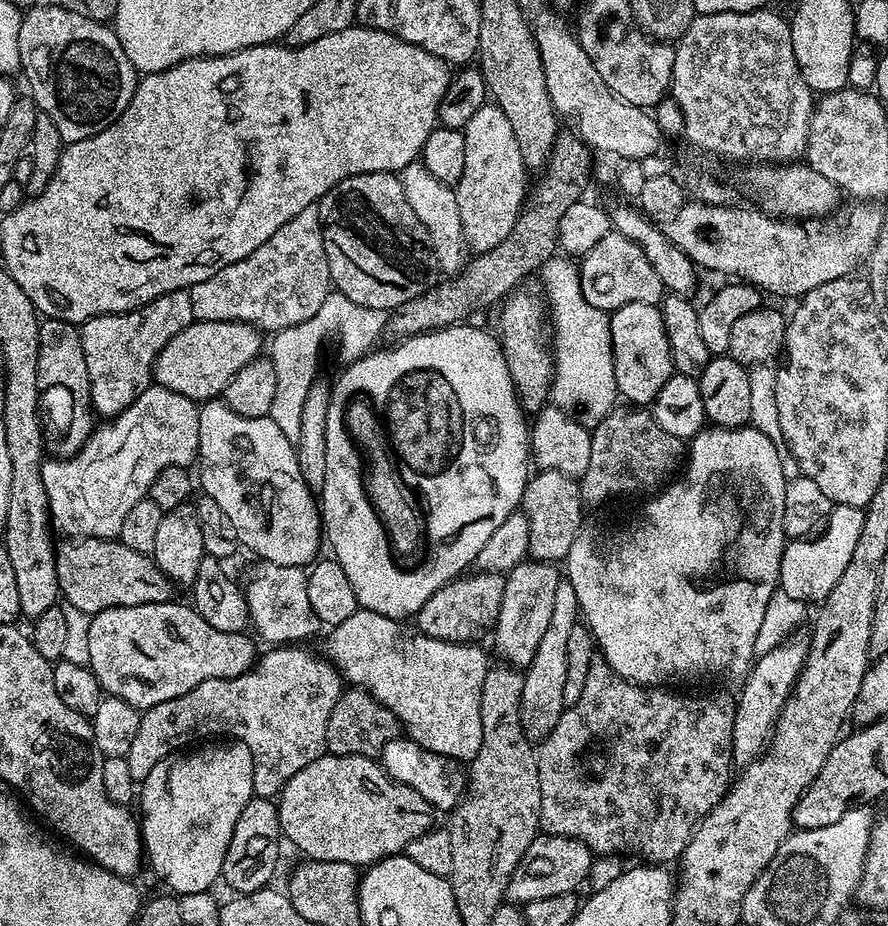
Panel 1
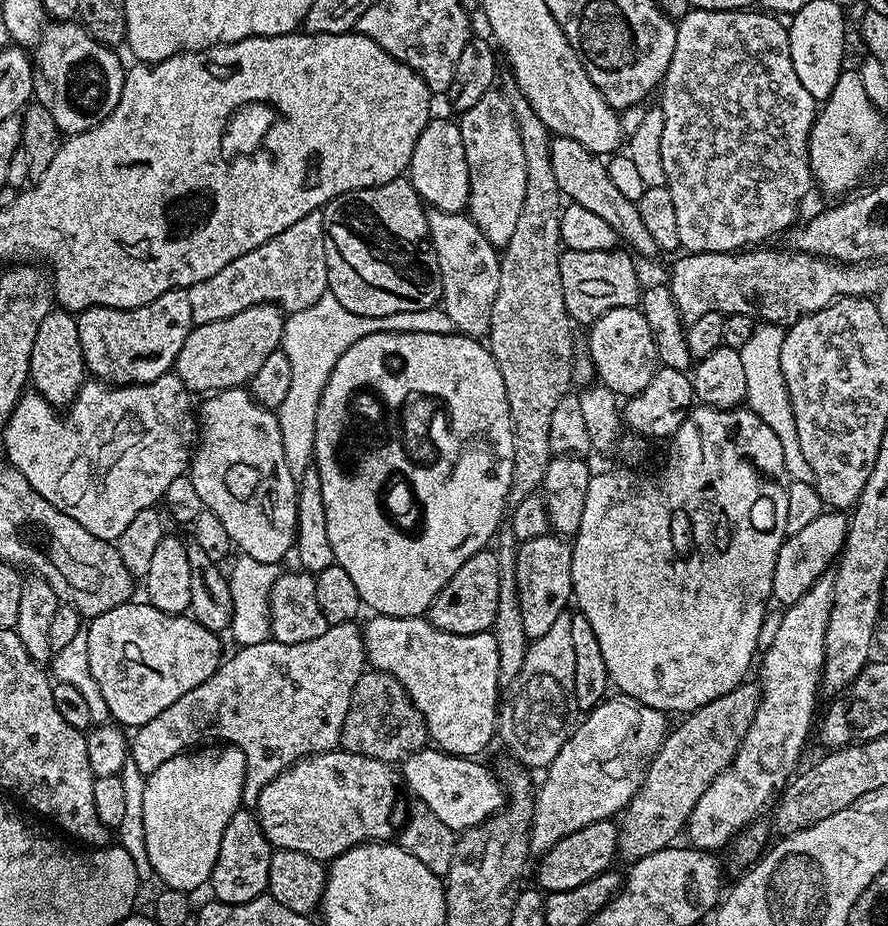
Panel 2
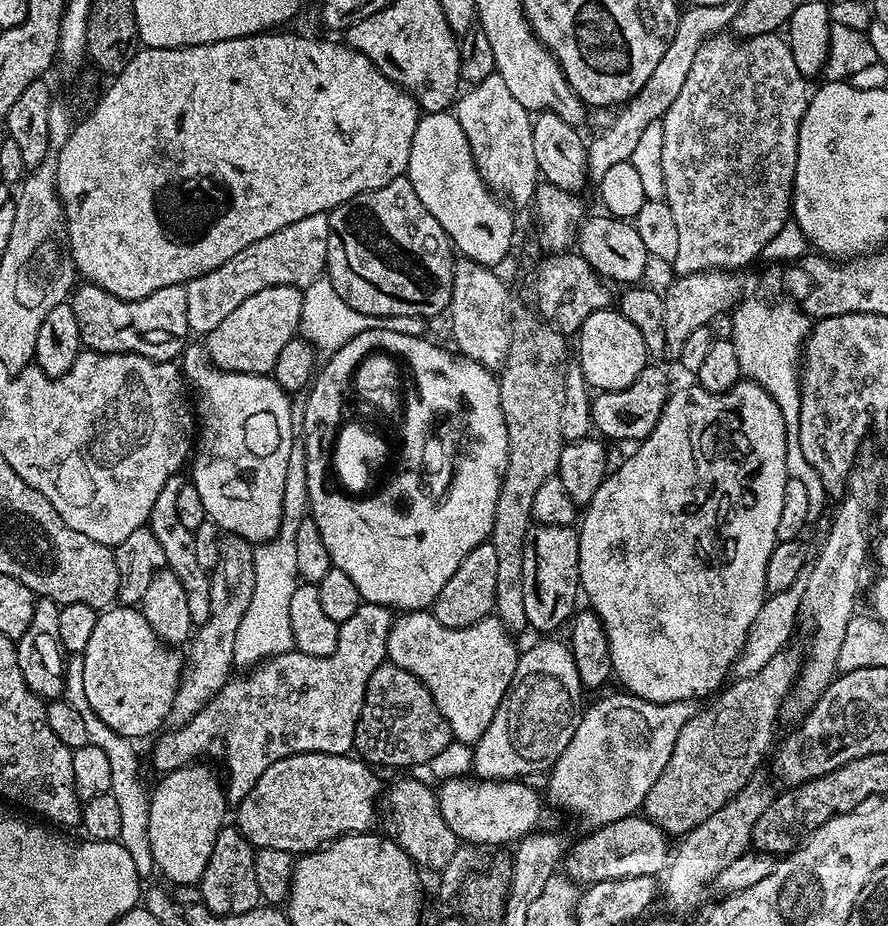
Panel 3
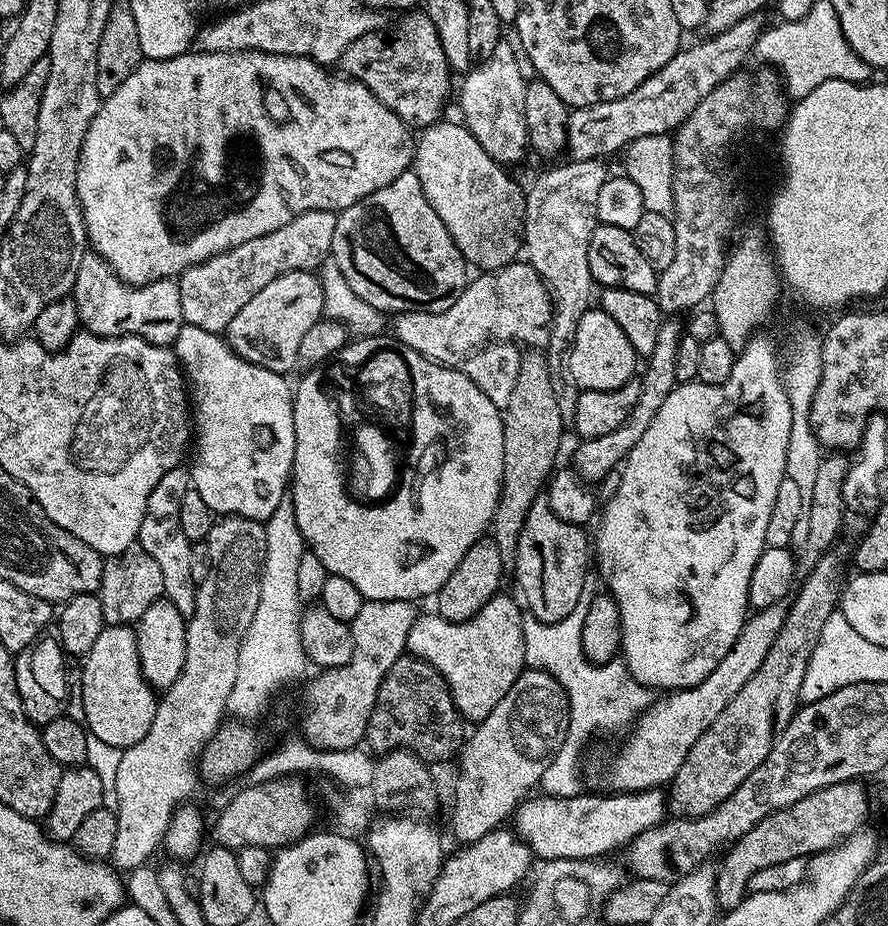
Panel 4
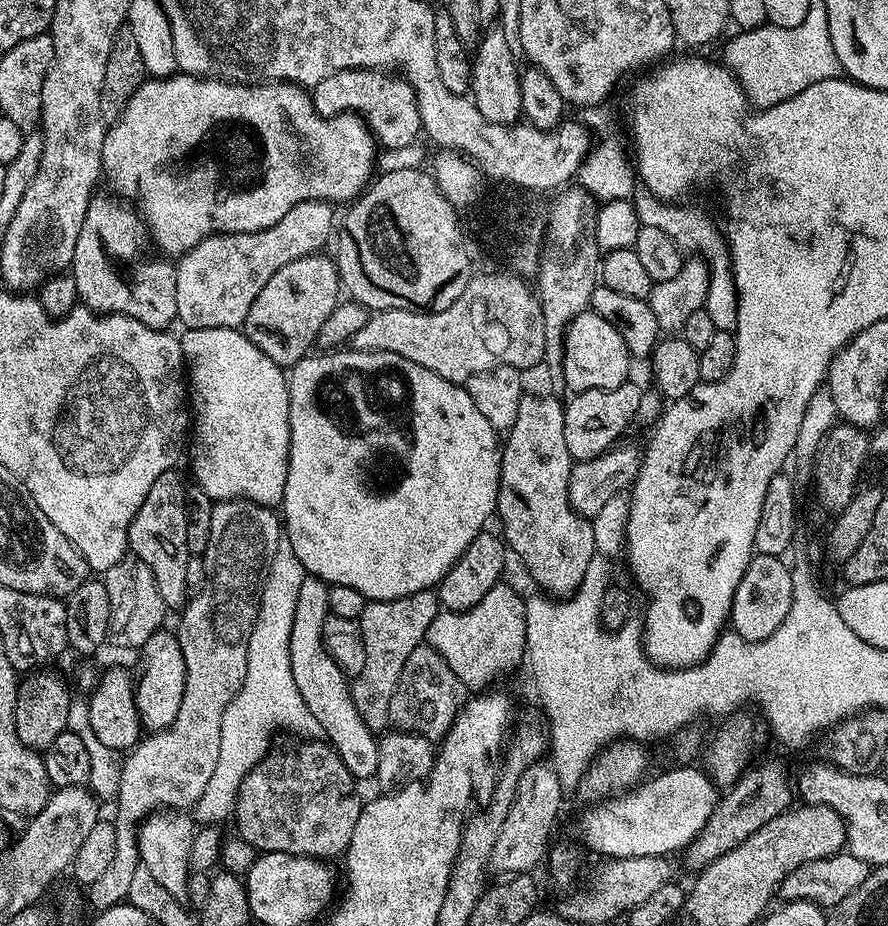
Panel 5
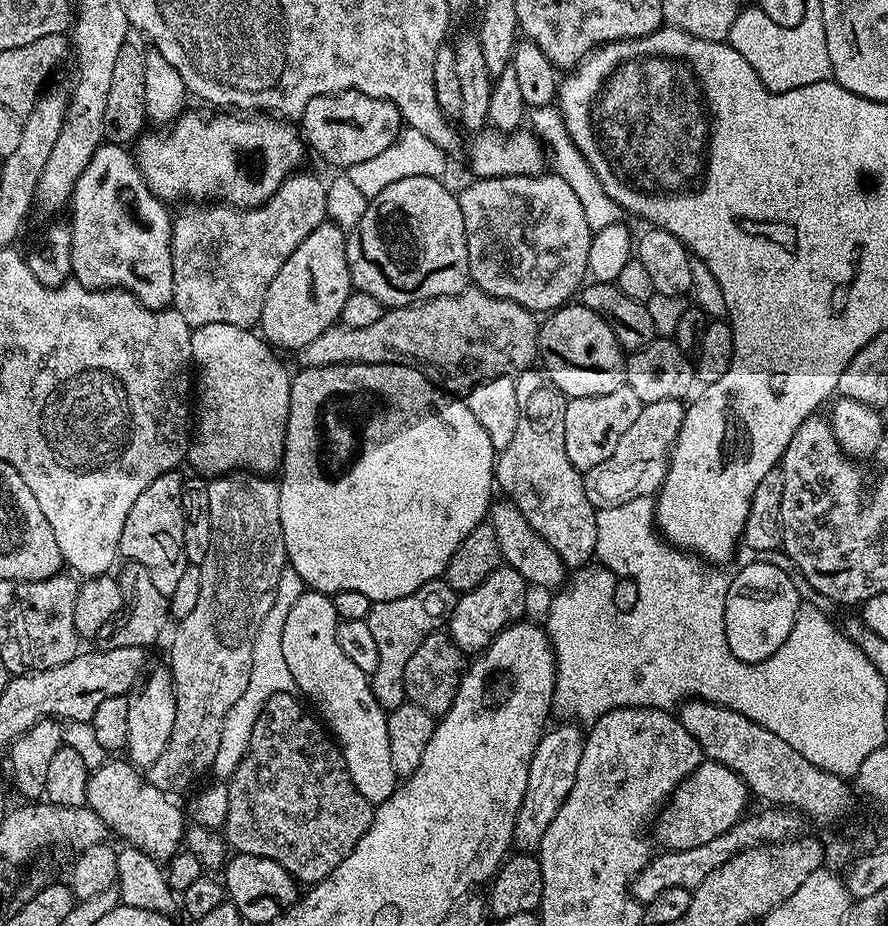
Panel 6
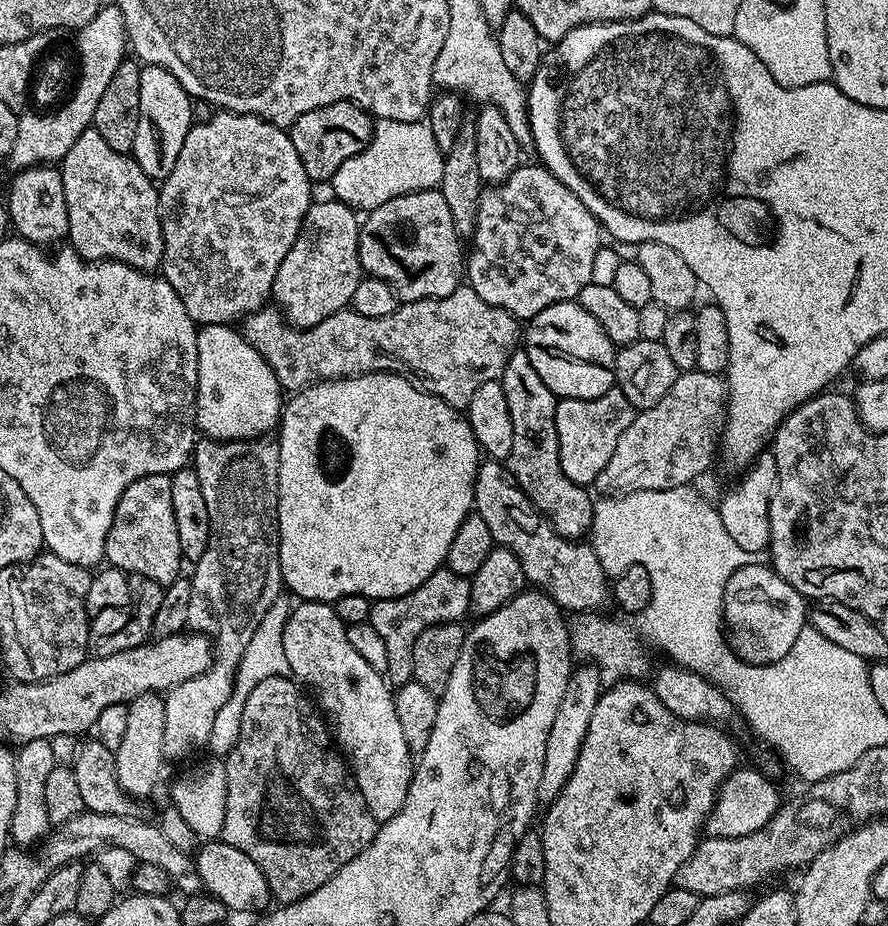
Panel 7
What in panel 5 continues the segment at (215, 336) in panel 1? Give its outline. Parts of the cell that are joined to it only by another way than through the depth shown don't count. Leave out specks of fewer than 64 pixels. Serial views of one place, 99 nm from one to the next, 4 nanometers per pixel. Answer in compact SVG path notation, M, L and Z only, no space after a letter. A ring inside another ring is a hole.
M324 255L298 258L282 266L282 270L262 286L258 298L254 298L254 306L250 306L250 314L246 314L244 319L244 336L250 338L266 358L285 370L313 351L322 322L326 322L337 304L341 303L340 271L336 268L335 259Z

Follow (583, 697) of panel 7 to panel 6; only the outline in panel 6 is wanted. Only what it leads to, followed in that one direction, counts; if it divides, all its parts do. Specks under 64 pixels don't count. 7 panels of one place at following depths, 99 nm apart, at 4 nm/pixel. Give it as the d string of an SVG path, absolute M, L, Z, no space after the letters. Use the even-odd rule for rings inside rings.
M560 723L564 724L558 725L557 728L549 727L545 731L530 758L530 778L526 778L526 796L522 798L522 806L518 810L512 835L513 845L524 854L532 854L539 849L546 829L550 822L554 822L554 814L562 810L562 802L566 802L566 794L570 794L570 786L574 786L578 762L582 762L585 733L579 732L575 723Z

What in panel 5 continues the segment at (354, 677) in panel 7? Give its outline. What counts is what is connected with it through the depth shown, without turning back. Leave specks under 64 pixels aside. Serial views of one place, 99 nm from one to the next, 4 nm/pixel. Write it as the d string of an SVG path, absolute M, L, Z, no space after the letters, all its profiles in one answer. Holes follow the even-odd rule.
M305 575L294 606L294 626L290 626L290 670L294 674L298 694L302 694L302 702L306 702L306 710L318 718L327 743L335 748L342 762L346 762L346 770L350 770L357 781L371 781L378 770L380 746L377 737L358 714L349 677L345 676L338 662L330 658L322 642L322 626L330 615L328 589L329 585L316 576Z

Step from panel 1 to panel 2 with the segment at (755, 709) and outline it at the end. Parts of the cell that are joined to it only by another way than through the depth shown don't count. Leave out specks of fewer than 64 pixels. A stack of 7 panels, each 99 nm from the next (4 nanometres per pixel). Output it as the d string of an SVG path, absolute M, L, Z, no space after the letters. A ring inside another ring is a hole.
M825 574L798 598L798 602L783 609L774 640L758 660L760 701L753 722L729 767L714 778L688 818L686 836L688 834L687 843L691 847L715 853L728 835L731 837L737 830L753 823L759 817L756 815L768 803L771 805L781 789L793 779L804 742L814 728L812 714L816 708L816 691L819 693L822 688L824 643L833 594L832 576Z

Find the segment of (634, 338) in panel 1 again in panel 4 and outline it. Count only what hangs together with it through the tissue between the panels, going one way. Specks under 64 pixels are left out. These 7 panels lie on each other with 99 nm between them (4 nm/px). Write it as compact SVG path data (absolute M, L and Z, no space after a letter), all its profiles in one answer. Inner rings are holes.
M589 307L578 322L578 330L574 334L574 342L568 350L568 375L572 377L577 388L590 390L614 390L626 381L633 379L638 357L634 346L622 334L618 322L610 318L600 307Z

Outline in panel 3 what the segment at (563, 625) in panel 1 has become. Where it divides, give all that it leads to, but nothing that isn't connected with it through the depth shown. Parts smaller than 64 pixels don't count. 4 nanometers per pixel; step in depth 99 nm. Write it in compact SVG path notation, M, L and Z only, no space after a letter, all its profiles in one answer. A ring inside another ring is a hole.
M540 638L533 648L520 652L512 684L496 720L486 726L486 734L474 746L472 768L479 779L518 780L532 778L528 776L535 772L547 773L562 750L570 746L582 715L585 693L578 678L578 666L574 666L572 649L563 639L552 639L556 638Z

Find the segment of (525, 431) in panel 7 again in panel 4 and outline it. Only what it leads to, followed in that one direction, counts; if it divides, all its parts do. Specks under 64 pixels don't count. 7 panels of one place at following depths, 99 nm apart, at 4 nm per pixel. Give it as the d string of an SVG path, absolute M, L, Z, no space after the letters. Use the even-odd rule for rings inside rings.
M544 498L536 500L526 514L516 547L514 571L527 611L539 613L547 623L558 622L574 610L582 596L585 581L589 579L590 536L588 540L584 531L581 525L562 522Z

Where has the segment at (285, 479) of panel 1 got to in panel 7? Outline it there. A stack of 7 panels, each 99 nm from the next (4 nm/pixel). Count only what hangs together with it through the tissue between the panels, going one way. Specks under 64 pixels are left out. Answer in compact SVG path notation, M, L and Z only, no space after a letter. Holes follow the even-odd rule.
M206 324L197 331L198 338L198 386L196 387L196 427L207 439L210 440L255 440L264 438L269 435L268 431L275 429L280 423L280 414L282 411L282 389L278 378L274 374L274 370L270 370L270 366L266 362L266 358L262 358L262 354L258 354L258 350L254 350L254 346L250 346L250 342L244 337L243 331L237 330L232 324Z

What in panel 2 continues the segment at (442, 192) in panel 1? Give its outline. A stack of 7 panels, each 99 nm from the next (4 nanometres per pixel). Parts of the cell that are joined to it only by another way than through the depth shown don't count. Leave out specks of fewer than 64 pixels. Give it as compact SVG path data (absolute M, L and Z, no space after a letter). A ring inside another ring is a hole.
M432 210L428 212L428 238L434 246L442 274L442 307L450 314L453 329L461 336L487 337L494 298L498 294L501 253L482 235L472 217L458 210Z

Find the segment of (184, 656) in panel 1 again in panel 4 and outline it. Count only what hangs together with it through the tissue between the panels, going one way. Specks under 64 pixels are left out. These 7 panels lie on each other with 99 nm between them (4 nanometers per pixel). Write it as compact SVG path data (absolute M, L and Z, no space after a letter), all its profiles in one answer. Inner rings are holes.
M123 624L107 625L102 634L98 634L94 646L90 646L90 650L83 656L82 664L84 669L80 672L78 694L82 698L83 723L88 731L93 732L97 738L102 738L102 742L121 750L134 746L134 742L142 742L150 730L150 722L154 722L158 696L142 674L135 631Z

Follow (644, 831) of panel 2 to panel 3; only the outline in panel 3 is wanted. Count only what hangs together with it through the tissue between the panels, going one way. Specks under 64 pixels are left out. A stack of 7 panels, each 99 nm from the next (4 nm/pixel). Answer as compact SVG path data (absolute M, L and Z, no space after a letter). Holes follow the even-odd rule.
M784 649L770 658L757 674L737 677L713 697L710 706L697 709L689 722L682 726L666 769L650 788L642 809L643 815L653 820L667 835L678 838L694 826L701 825L714 811L724 806L730 797L736 796L751 780L755 773L753 771L772 742L778 714L781 715L782 705L791 695L801 663L801 651Z

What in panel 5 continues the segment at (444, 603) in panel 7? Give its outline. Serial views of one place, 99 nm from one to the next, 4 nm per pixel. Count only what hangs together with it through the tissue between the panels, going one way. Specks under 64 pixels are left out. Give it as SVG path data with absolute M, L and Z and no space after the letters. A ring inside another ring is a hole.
M435 591L415 592L397 600L374 600L362 610L359 626L362 642L366 642L366 666L360 676L351 681L352 697L358 714L373 734L380 734L389 727L390 698L396 693L402 666L410 658L410 650L425 643L430 622L441 612L440 597Z

